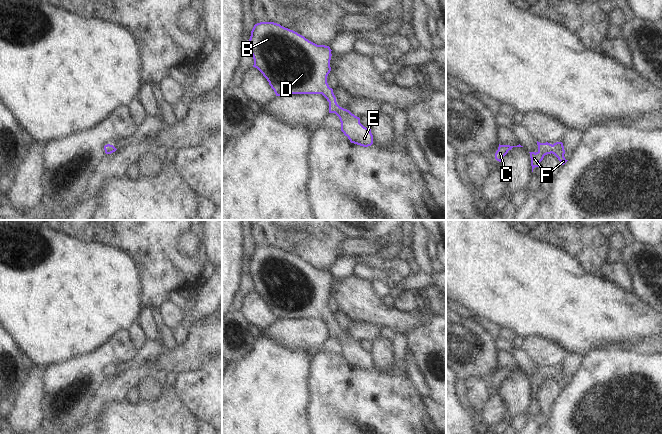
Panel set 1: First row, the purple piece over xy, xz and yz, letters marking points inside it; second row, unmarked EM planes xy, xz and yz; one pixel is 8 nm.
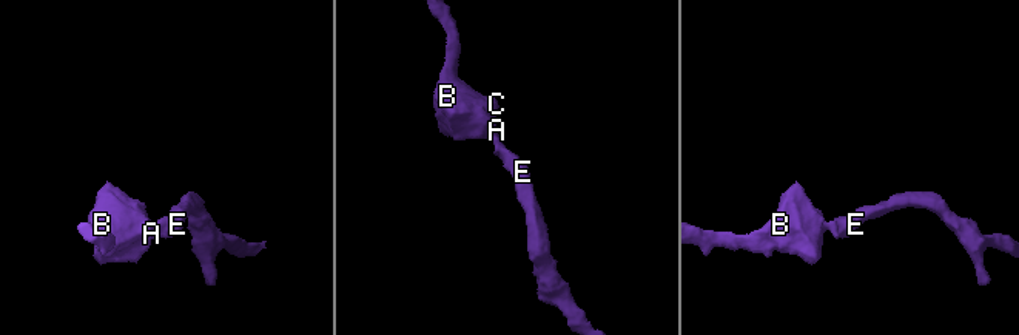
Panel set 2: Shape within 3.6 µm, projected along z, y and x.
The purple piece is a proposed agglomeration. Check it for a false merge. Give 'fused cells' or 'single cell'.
single cell

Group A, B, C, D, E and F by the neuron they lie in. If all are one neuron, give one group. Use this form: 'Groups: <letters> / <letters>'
Groups: A B C D E F

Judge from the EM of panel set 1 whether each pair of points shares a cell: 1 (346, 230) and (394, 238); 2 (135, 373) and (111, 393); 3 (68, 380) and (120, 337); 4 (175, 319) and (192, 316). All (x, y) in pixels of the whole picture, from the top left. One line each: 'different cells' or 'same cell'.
1: same cell
2: same cell
3: same cell
4: different cells

